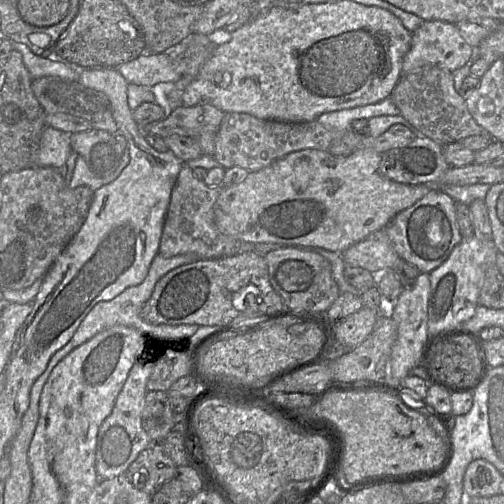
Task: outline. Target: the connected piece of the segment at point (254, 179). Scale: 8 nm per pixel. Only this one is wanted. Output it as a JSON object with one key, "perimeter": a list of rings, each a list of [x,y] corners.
{"perimeter":[[[360,147],[349,156],[334,156],[328,151],[305,149],[287,154],[274,161],[269,166],[248,173],[244,181],[230,187],[221,187],[214,205],[215,223],[224,234],[233,236],[243,242],[277,243],[284,246],[319,247],[332,252],[342,253],[355,243],[363,240],[372,232],[384,229],[389,222],[401,211],[411,207],[429,193],[434,185],[408,185],[392,181],[379,173],[382,154],[369,147]]]}

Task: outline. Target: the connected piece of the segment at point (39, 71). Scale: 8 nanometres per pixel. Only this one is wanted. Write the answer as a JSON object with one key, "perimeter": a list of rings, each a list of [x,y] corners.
{"perimeter":[[[11,40],[14,50],[20,52],[23,63],[32,78],[44,76],[58,76],[67,80],[78,81],[82,69],[80,67],[68,67],[59,61],[50,61],[34,54],[27,45]]]}

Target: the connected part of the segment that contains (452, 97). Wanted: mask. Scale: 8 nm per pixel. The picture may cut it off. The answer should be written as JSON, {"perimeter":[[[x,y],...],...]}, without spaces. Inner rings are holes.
{"perimeter":[[[427,65],[402,76],[393,90],[391,100],[419,136],[430,138],[442,145],[462,141],[467,137],[491,137],[471,116],[465,99],[454,89],[453,74],[438,66]]]}

